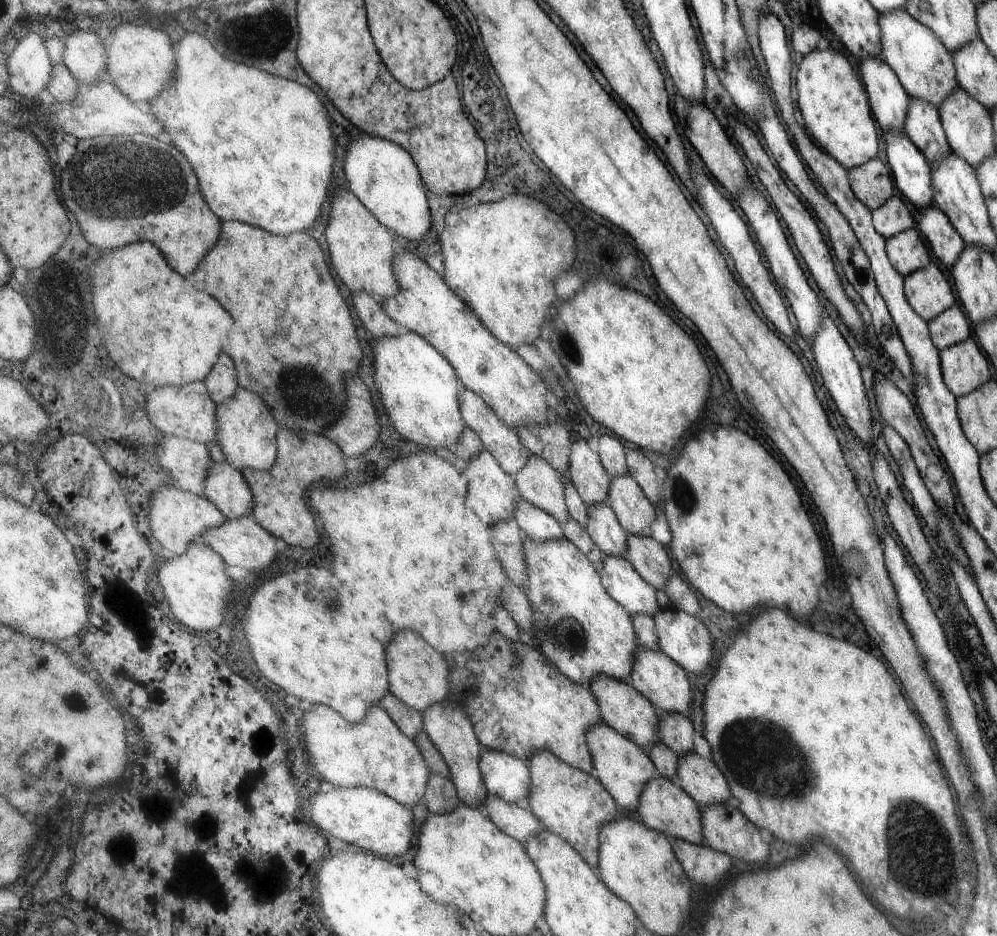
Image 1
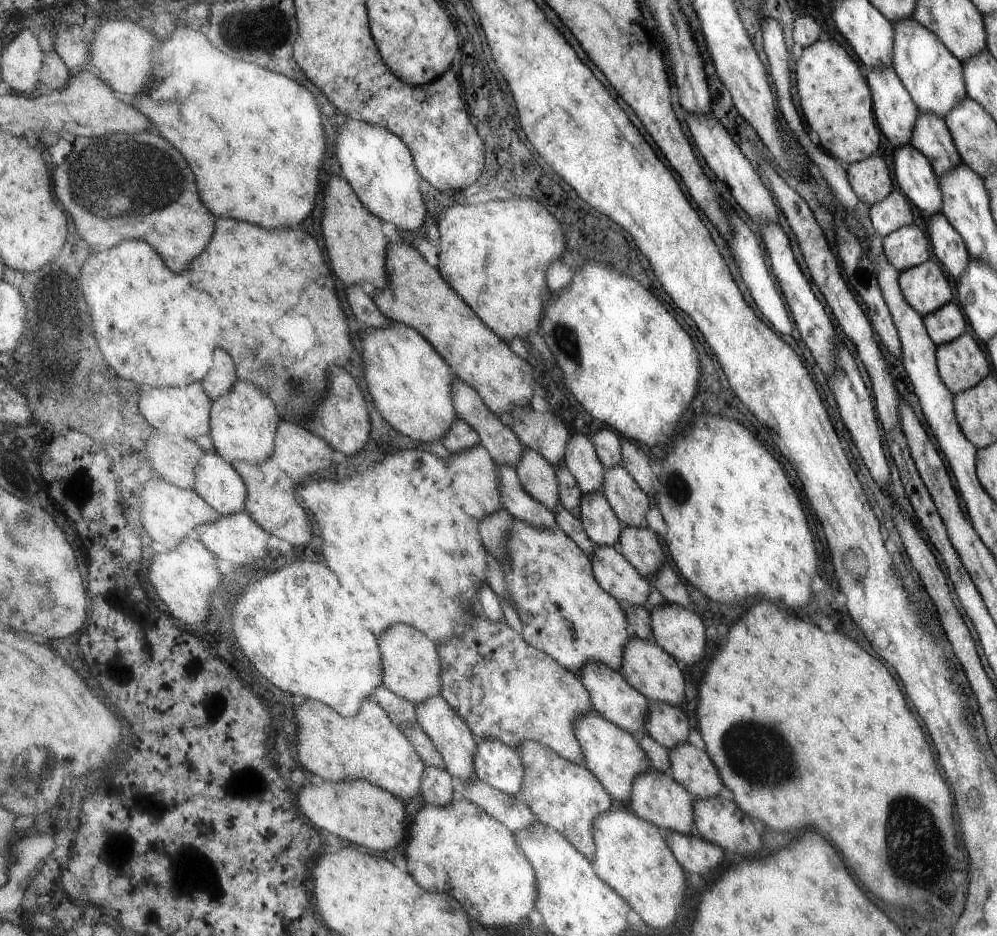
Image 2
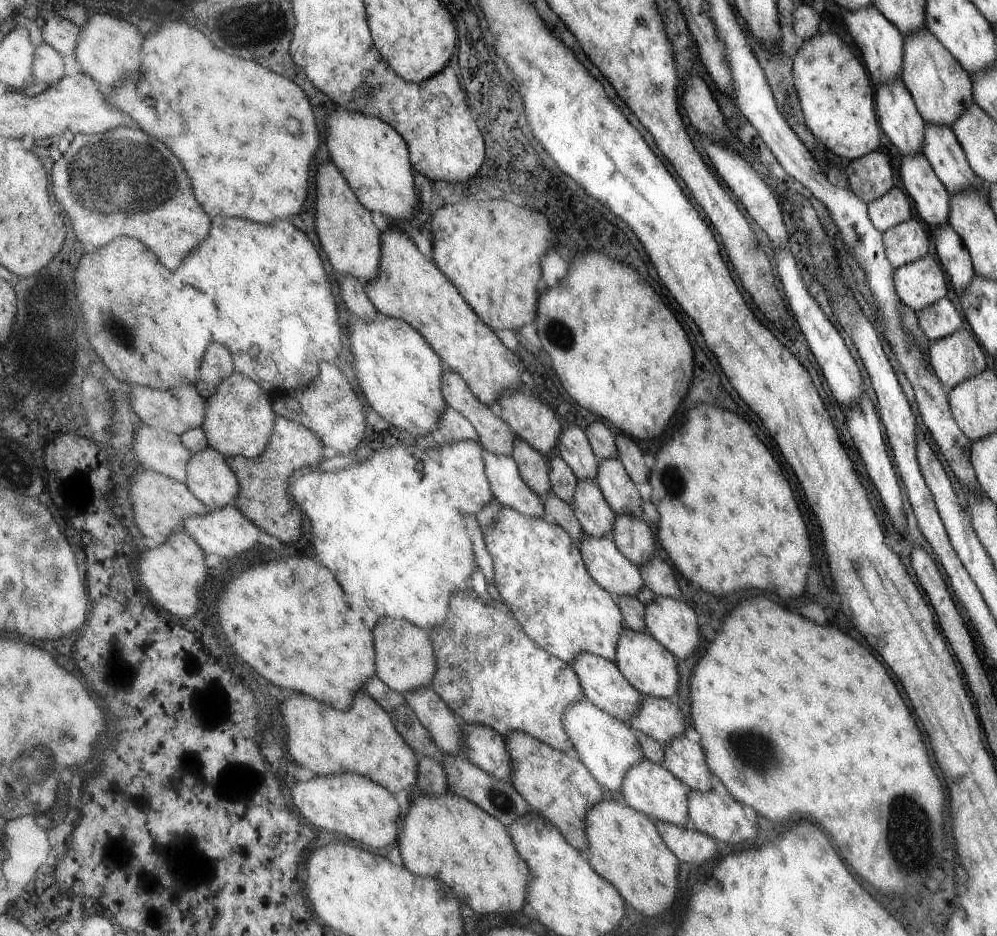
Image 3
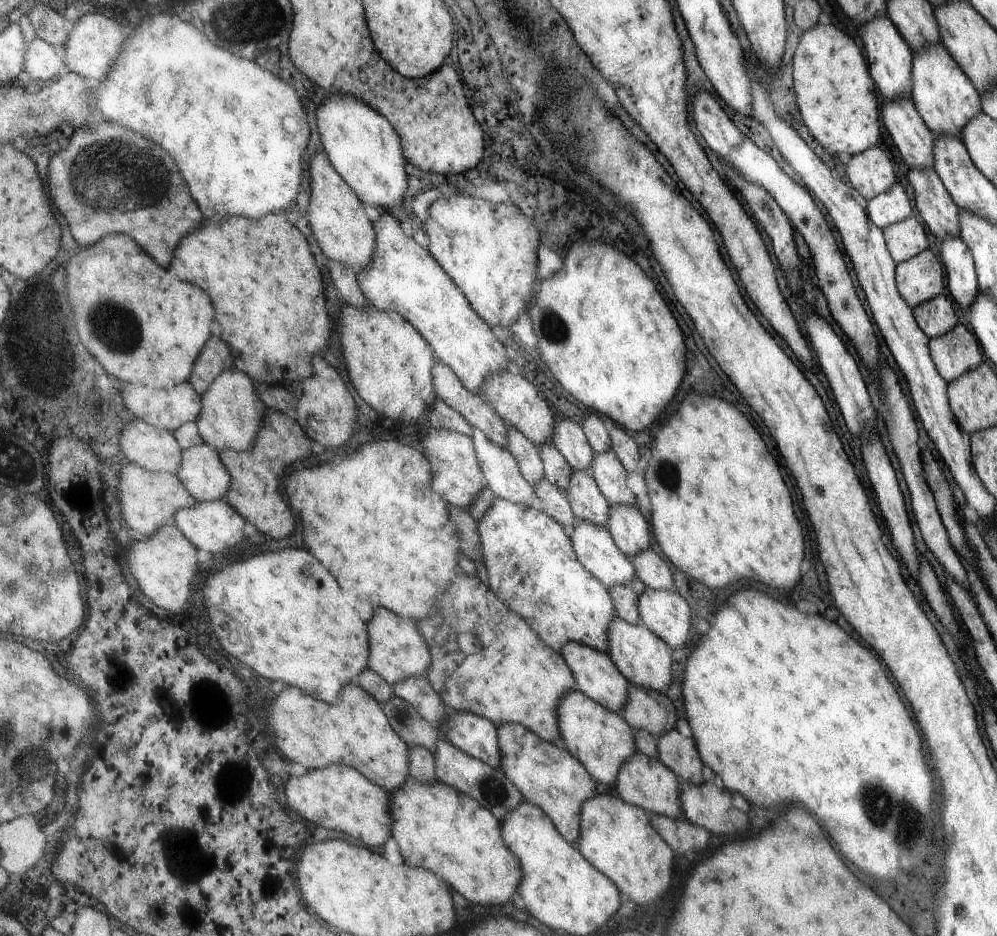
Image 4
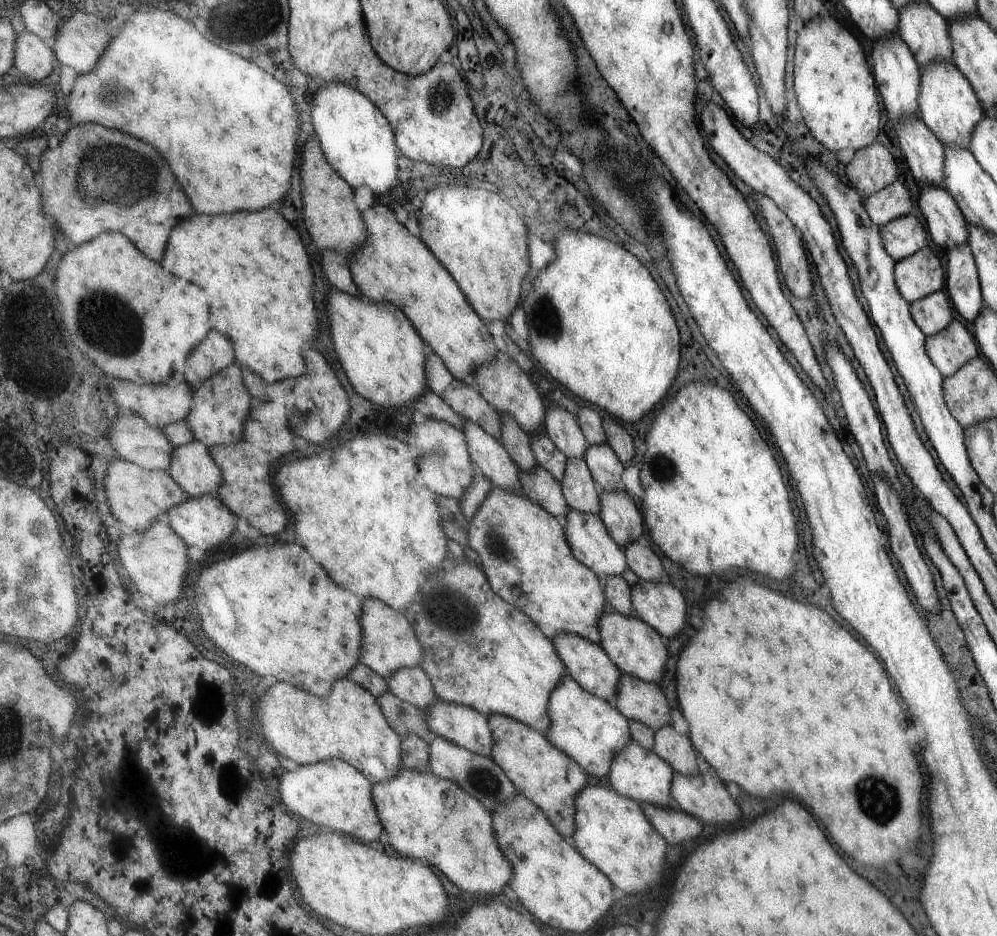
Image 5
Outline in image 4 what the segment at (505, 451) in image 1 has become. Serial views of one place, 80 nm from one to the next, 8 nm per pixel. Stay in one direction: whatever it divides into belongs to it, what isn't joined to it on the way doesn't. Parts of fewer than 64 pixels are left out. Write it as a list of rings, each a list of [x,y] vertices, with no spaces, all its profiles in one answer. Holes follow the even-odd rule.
[[[443,363],[432,368],[434,392],[447,406],[458,412],[472,427],[478,428],[490,443],[506,448],[505,421],[477,393],[471,393],[453,370]]]

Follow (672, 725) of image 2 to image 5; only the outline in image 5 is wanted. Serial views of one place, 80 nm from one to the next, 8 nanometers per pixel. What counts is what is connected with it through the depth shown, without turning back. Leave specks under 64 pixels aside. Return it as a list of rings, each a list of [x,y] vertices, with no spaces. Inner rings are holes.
[[[622,673],[618,678],[618,687],[614,692],[612,703],[627,720],[645,723],[653,732],[660,726],[671,725],[670,707],[657,683],[648,683],[637,677]]]

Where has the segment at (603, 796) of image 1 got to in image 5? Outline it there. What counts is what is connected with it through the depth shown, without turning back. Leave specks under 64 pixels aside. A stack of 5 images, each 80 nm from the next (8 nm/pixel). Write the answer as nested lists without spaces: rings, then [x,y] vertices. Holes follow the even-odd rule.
[[[497,713],[488,714],[493,743],[490,758],[503,769],[517,792],[533,801],[546,815],[547,820],[564,836],[574,829],[574,796],[587,784],[584,770],[566,753],[561,752],[542,733]]]

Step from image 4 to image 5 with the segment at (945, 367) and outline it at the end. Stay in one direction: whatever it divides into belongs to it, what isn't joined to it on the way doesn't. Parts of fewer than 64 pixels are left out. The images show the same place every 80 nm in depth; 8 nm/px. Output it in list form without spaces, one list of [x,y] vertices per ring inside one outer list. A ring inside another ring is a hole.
[[[956,318],[937,334],[926,337],[927,356],[943,377],[953,374],[977,356],[978,346],[971,335]]]

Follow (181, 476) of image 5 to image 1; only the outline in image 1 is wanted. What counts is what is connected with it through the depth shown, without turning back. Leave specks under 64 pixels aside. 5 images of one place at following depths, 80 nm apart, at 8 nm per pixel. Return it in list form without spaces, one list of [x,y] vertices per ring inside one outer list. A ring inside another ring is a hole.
[[[226,460],[210,462],[205,494],[228,519],[254,514],[254,492],[243,471]]]

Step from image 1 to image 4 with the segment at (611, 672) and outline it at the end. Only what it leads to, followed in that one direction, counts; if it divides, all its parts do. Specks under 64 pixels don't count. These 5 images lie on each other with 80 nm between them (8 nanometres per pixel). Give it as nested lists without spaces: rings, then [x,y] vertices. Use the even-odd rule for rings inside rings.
[[[494,496],[483,516],[476,521],[476,531],[488,588],[500,601],[518,613],[549,648],[560,654],[565,644],[573,642],[608,654],[608,630],[613,622],[611,598],[599,581],[583,568],[568,532],[558,521],[547,516],[547,513]]]

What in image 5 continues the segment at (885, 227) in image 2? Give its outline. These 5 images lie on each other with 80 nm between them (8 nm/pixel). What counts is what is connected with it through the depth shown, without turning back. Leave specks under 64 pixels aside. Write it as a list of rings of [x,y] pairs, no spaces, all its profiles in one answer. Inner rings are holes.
[[[897,180],[866,196],[862,203],[870,219],[878,226],[898,216],[906,215],[913,206],[907,190]]]

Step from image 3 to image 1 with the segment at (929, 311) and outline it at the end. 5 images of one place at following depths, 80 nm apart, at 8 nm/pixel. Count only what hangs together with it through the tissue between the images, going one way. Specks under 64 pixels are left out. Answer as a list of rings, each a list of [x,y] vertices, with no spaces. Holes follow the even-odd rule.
[[[955,305],[947,307],[926,323],[929,338],[939,351],[969,338],[969,324],[963,312]]]

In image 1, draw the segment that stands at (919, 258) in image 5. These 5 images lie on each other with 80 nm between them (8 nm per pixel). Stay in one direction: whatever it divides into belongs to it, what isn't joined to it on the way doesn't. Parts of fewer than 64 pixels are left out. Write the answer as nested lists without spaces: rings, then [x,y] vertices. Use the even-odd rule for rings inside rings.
[[[934,261],[904,275],[902,289],[906,301],[925,322],[956,302],[951,284]]]

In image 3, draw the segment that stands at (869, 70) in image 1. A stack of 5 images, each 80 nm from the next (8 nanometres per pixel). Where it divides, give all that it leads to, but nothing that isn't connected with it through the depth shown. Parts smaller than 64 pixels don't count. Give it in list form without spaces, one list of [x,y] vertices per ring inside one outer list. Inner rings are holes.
[[[897,78],[876,85],[875,100],[879,124],[882,124],[883,132],[888,136],[898,152],[902,156],[922,154],[925,121],[922,119],[922,115],[914,104],[913,97],[902,81]]]

